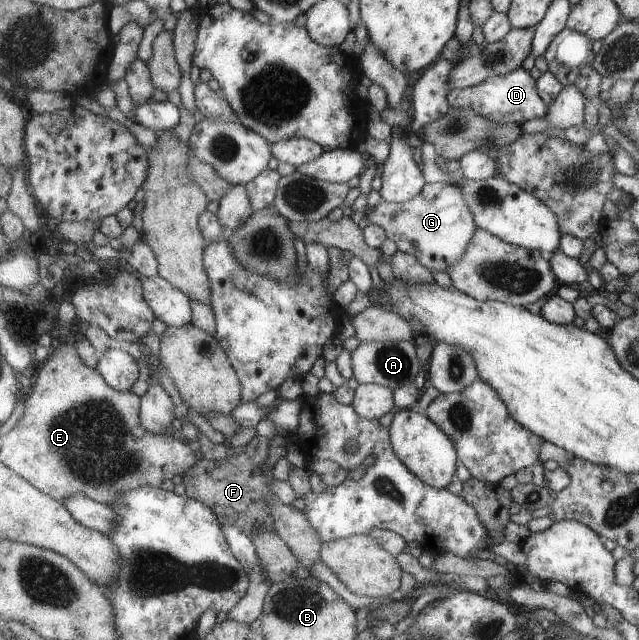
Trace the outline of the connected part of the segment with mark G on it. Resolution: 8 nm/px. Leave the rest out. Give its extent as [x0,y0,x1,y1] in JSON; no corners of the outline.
[364,183,478,274]

